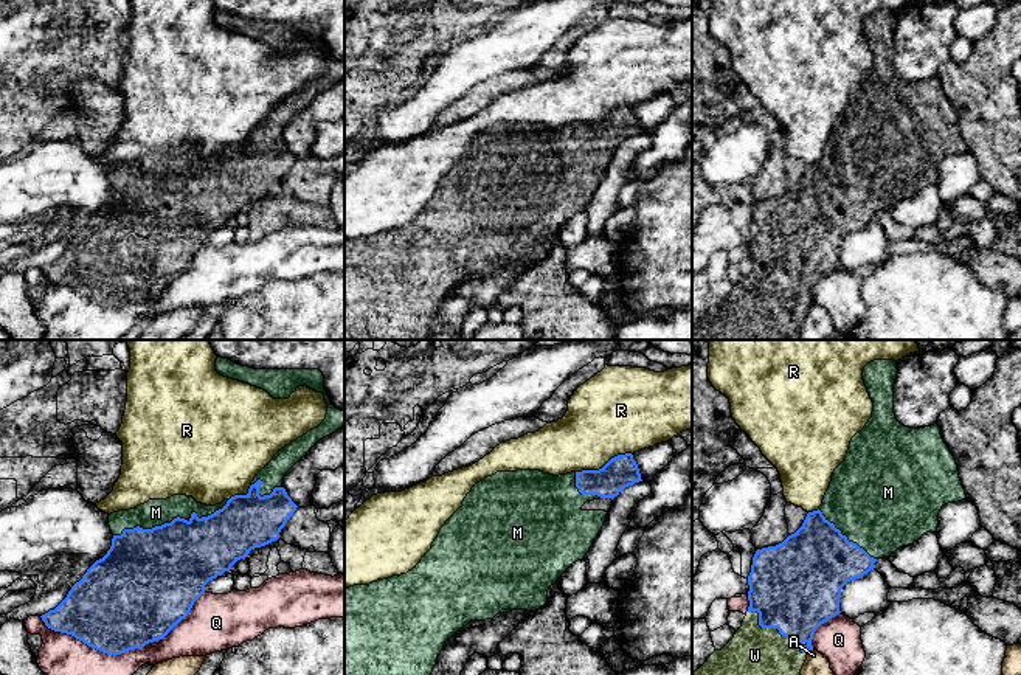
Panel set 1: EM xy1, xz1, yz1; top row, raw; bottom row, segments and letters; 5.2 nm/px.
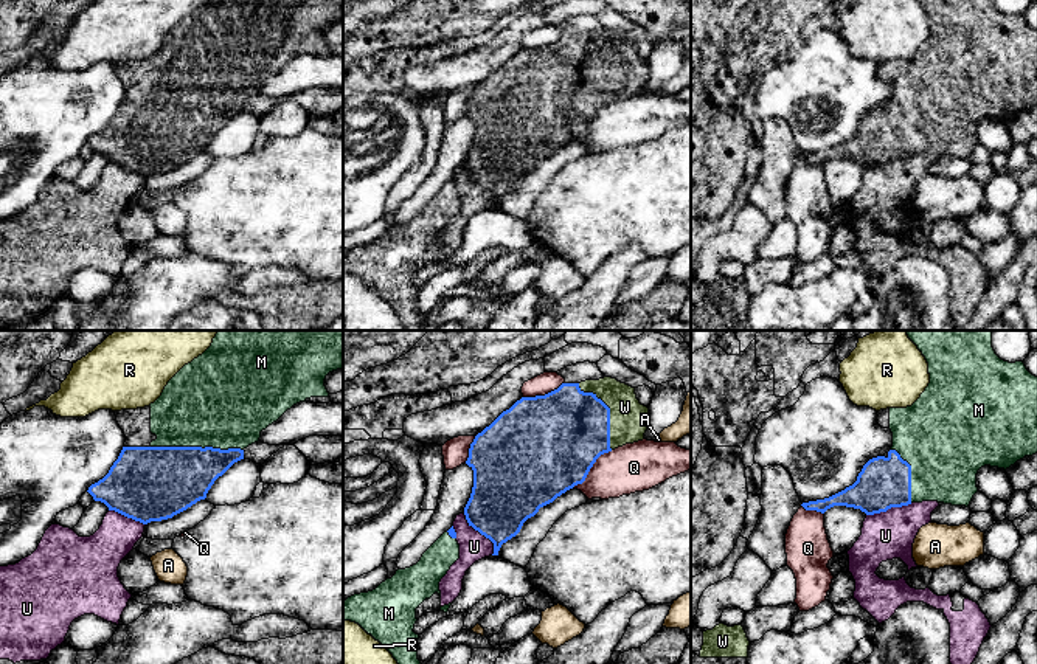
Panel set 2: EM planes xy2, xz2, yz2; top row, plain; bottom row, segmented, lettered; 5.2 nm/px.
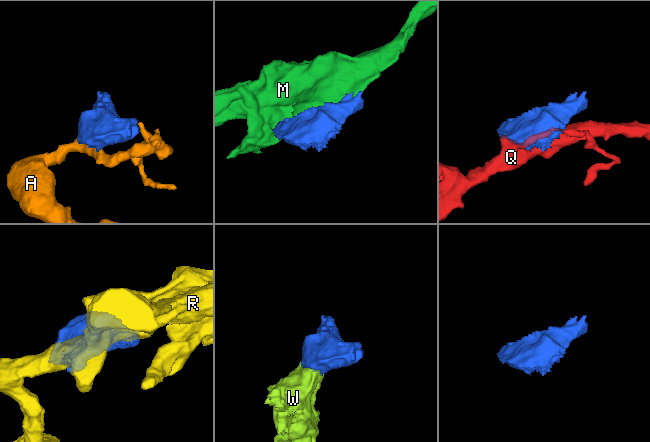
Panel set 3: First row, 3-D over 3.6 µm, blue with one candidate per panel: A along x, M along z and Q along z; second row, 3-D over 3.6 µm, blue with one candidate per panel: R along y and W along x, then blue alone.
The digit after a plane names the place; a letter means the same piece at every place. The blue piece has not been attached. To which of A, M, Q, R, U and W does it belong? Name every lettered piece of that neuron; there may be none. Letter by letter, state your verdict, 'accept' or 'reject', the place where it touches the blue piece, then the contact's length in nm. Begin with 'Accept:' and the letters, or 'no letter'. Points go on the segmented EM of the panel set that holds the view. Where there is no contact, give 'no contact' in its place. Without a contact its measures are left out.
Accept: M, W
A: reject | yz1 (810, 650) | 50 nm
M: accept | xy1 (173, 520) | 650 nm
Q: reject | xy1 (93, 647) | 600 nm
R: reject | xz1 (605, 464) | 320 nm
U: reject | xz2 (482, 534) | 280 nm
W: accept | yz1 (778, 629) | 380 nm

